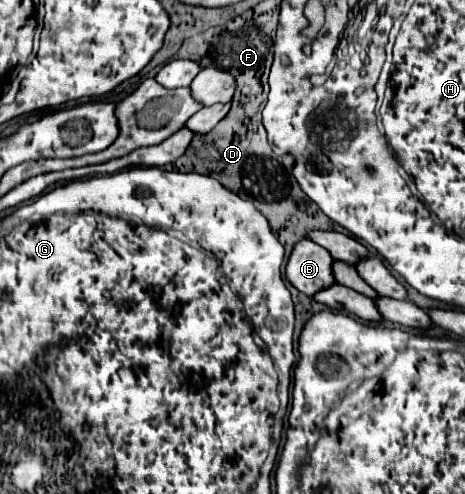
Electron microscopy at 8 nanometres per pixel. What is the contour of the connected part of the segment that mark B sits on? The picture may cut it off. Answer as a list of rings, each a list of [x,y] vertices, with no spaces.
[[[302,239],[302,241],[298,241],[296,245],[294,245],[294,249],[292,249],[292,255],[290,255],[290,259],[288,259],[288,265],[286,265],[286,279],[298,289],[298,291],[302,291],[302,293],[306,293],[306,295],[314,295],[314,293],[318,293],[320,289],[324,289],[324,287],[330,287],[332,283],[334,283],[334,277],[332,277],[332,271],[330,271],[330,267],[332,267],[332,257],[328,255],[328,251],[324,249],[324,247],[318,247],[314,241],[310,241],[310,239]]]

